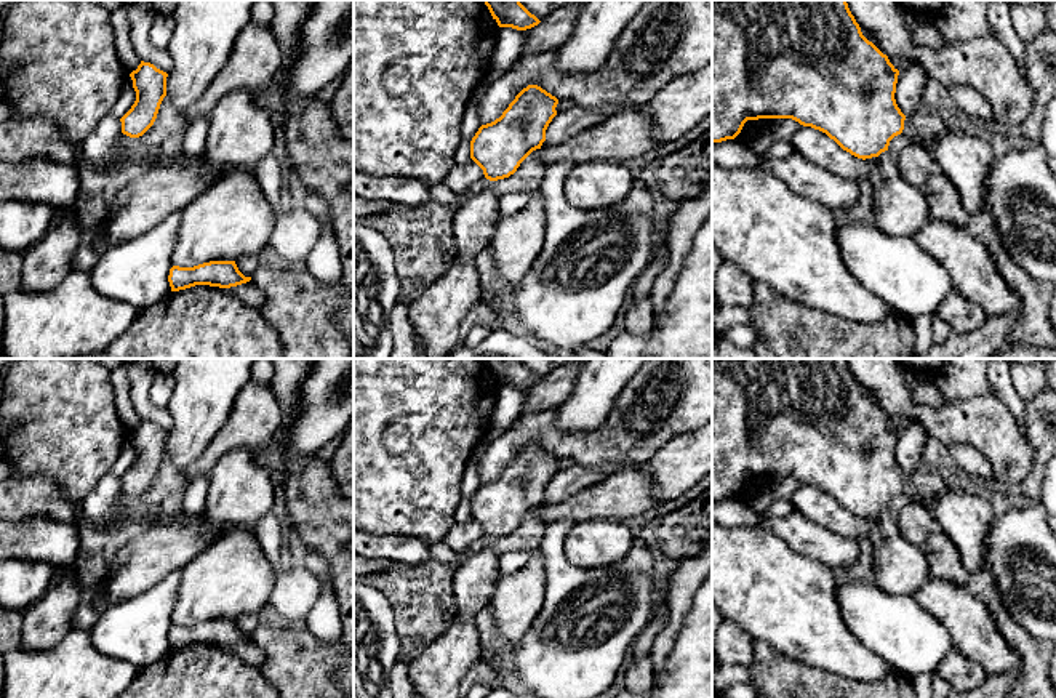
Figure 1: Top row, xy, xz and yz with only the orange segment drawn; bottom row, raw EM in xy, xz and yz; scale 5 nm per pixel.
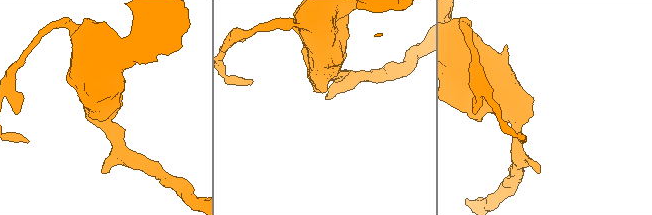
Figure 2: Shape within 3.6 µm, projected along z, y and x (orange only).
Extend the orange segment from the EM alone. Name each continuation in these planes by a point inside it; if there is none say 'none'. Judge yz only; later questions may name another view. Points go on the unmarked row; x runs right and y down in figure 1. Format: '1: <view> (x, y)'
1: yz (922, 487)

